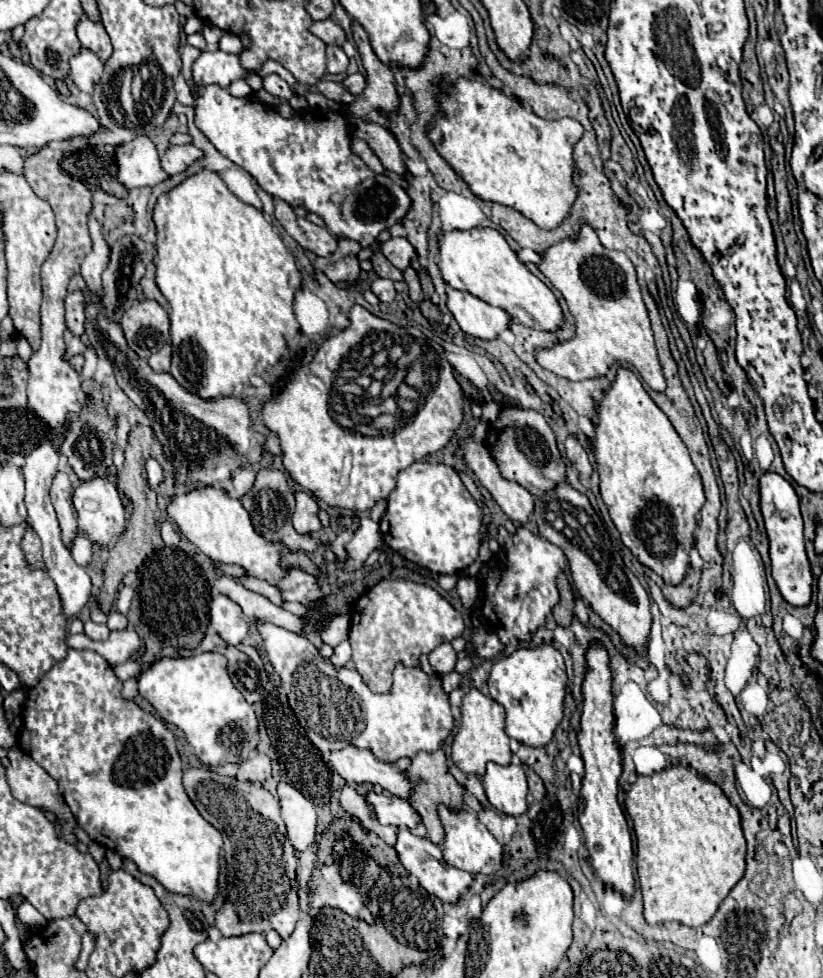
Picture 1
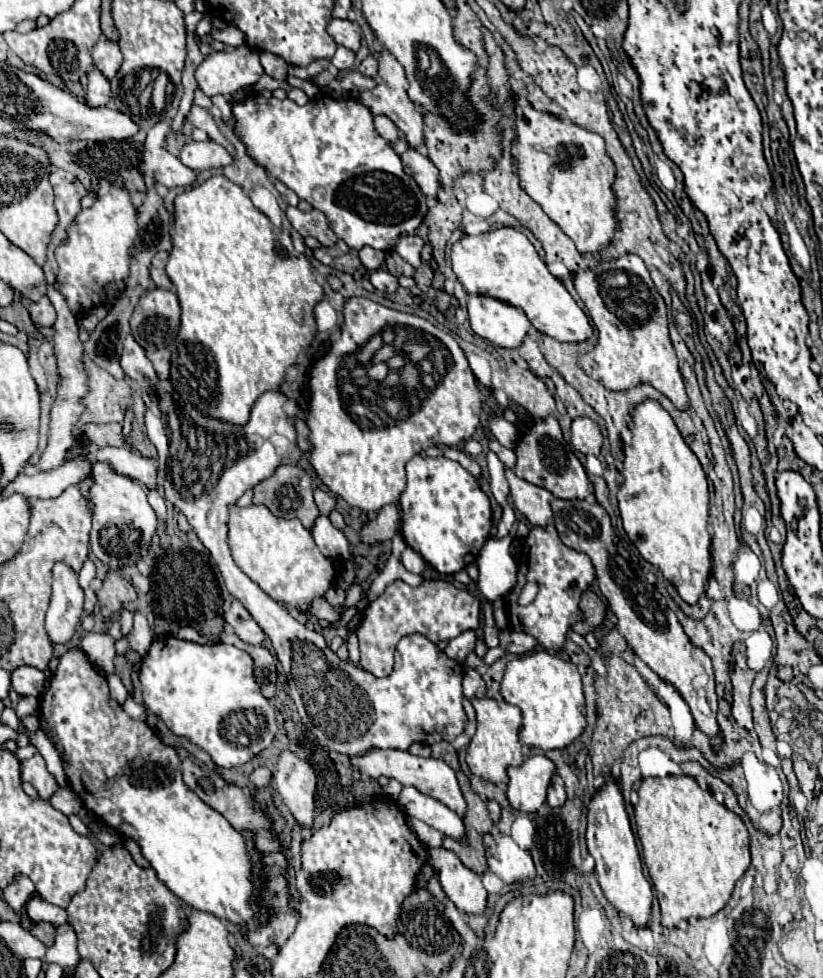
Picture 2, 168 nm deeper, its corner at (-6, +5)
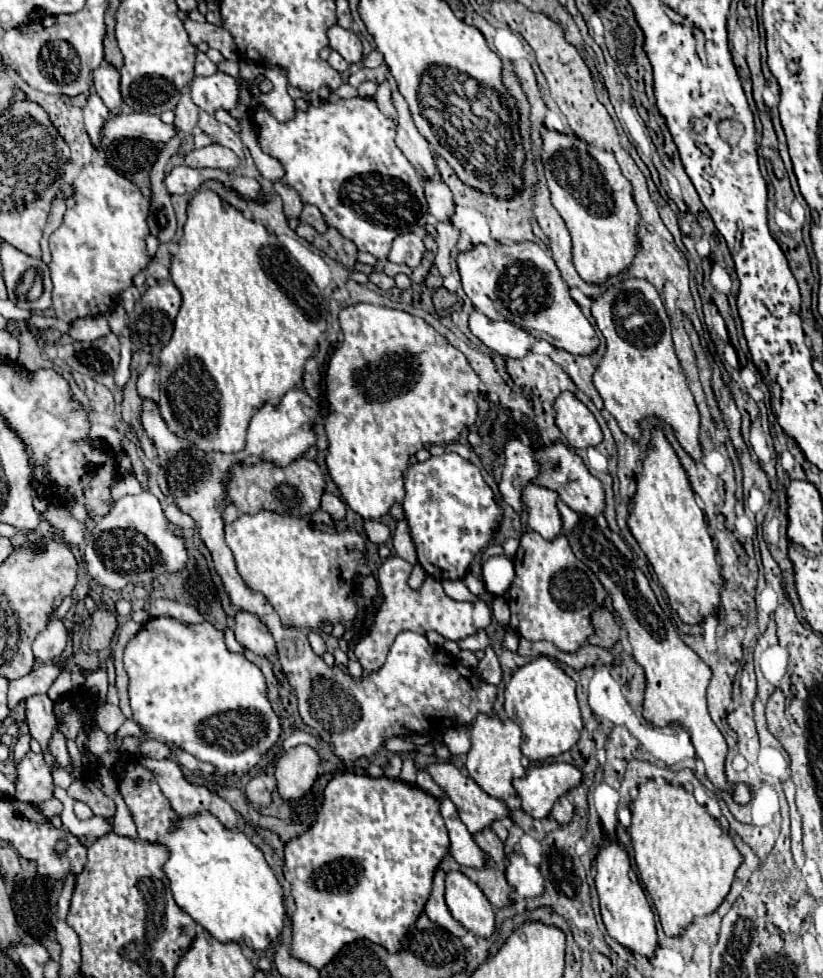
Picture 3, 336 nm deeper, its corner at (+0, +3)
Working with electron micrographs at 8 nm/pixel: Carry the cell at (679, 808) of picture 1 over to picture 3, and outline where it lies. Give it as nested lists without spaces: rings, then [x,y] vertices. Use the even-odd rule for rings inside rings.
[[[648,779],[646,783],[638,785],[638,797],[630,803],[630,811],[632,811],[630,837],[640,881],[644,883],[654,901],[664,933],[674,937],[684,927],[688,927],[694,921],[694,917],[710,915],[720,907],[720,903],[730,891],[736,869],[742,865],[742,855],[736,849],[730,833],[720,827],[718,819],[714,819],[704,805],[696,803],[692,793],[688,793],[684,787],[670,785],[664,779],[662,781]]]

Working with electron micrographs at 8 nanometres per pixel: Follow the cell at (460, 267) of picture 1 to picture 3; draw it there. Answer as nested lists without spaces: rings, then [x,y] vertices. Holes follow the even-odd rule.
[[[532,241],[512,245],[474,245],[456,257],[462,287],[472,305],[490,319],[504,319],[512,325],[546,339],[574,355],[590,355],[598,347],[598,337],[590,321],[570,297],[552,257]]]

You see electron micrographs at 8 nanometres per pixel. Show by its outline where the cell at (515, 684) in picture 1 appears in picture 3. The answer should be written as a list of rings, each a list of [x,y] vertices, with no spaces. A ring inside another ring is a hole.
[[[536,657],[518,667],[504,689],[504,711],[522,727],[522,753],[530,761],[544,761],[568,751],[582,733],[582,715],[576,701],[576,683],[552,659]]]

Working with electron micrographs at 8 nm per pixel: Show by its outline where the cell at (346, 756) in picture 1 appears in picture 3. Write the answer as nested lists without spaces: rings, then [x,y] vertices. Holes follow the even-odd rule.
[[[442,761],[442,763],[430,763],[426,769],[424,769],[432,779],[434,779],[434,783],[446,793],[446,797],[456,805],[456,809],[458,809],[458,815],[460,815],[460,819],[464,821],[464,825],[468,827],[468,831],[470,833],[478,833],[478,831],[482,831],[482,829],[486,829],[486,827],[490,827],[492,825],[492,821],[496,821],[496,819],[502,819],[502,817],[508,817],[508,813],[510,813],[510,809],[506,807],[506,803],[504,801],[500,801],[500,799],[494,799],[494,797],[490,797],[488,793],[484,793],[470,777],[464,777],[450,761]]]

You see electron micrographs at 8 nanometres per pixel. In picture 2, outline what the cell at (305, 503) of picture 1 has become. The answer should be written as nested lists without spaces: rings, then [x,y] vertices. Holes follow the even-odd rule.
[[[322,489],[314,491],[314,499],[316,499],[316,505],[318,505],[322,515],[330,515],[330,511],[336,509],[336,499],[330,493],[322,491]]]

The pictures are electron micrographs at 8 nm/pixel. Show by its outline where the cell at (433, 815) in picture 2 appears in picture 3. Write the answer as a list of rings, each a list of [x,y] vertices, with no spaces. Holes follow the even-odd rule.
[[[436,797],[436,799],[438,799],[440,815],[444,817],[444,823],[446,823],[446,829],[448,829],[448,835],[450,835],[450,853],[452,853],[452,857],[460,865],[466,865],[466,867],[478,867],[478,869],[484,867],[486,855],[474,843],[474,839],[468,833],[466,825],[460,821],[454,803],[448,797]]]

